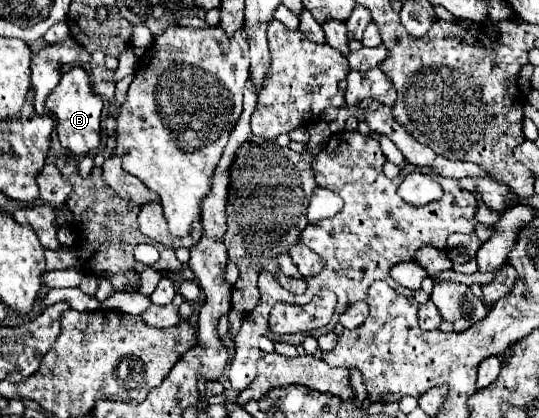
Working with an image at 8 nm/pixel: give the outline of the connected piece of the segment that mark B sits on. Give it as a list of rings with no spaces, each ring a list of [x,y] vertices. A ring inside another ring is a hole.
[[[74,66],[66,74],[62,74],[58,86],[46,98],[46,110],[52,112],[58,122],[56,132],[58,132],[58,140],[64,146],[66,154],[80,160],[82,156],[94,154],[100,148],[102,144],[102,134],[100,134],[102,106],[104,106],[102,98],[92,92],[90,76],[82,66]]]

